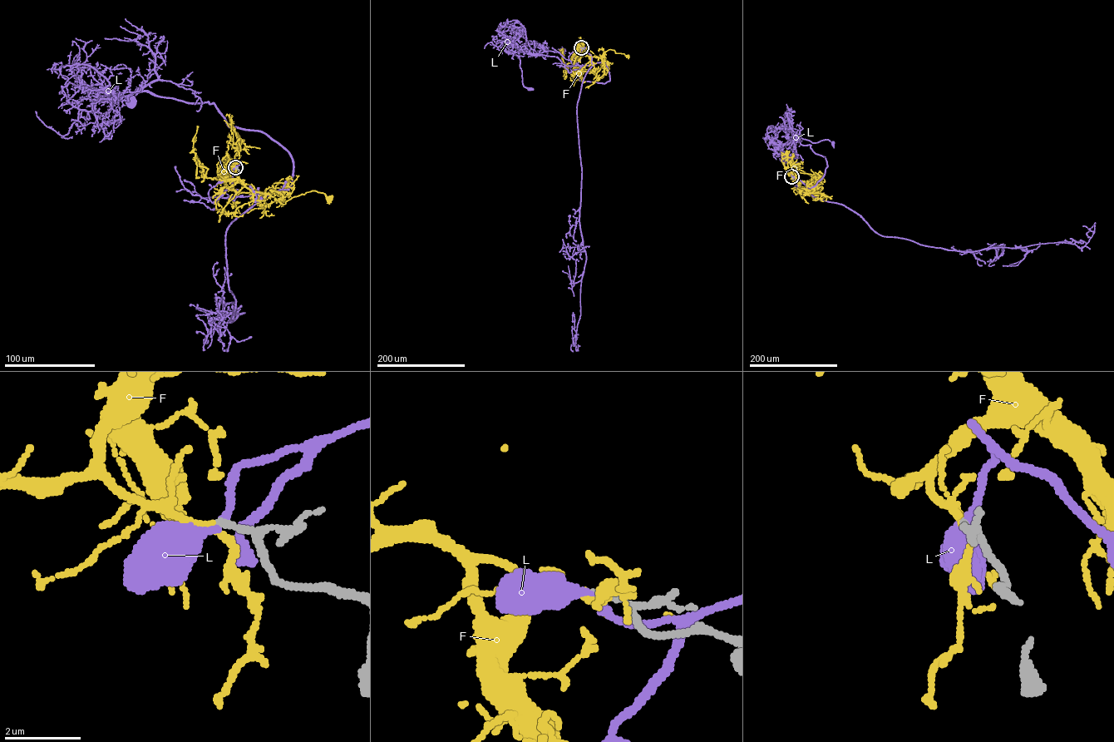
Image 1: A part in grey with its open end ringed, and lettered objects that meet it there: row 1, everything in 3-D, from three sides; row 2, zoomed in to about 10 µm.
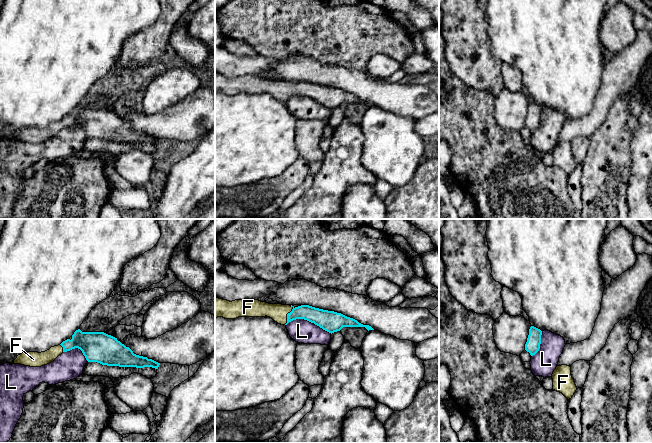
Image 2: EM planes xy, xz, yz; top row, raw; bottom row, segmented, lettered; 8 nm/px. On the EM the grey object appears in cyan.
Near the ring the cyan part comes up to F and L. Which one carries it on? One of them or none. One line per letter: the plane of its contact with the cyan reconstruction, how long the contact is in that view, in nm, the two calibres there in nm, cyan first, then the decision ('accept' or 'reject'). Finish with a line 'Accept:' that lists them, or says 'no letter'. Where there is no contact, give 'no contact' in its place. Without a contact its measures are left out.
F: contact in xz; length 170 nm; calibres 130 and 140 nm; accept
L: contact in xz; length 380 nm; calibres 170 and 190 nm; reject
Accept: F

